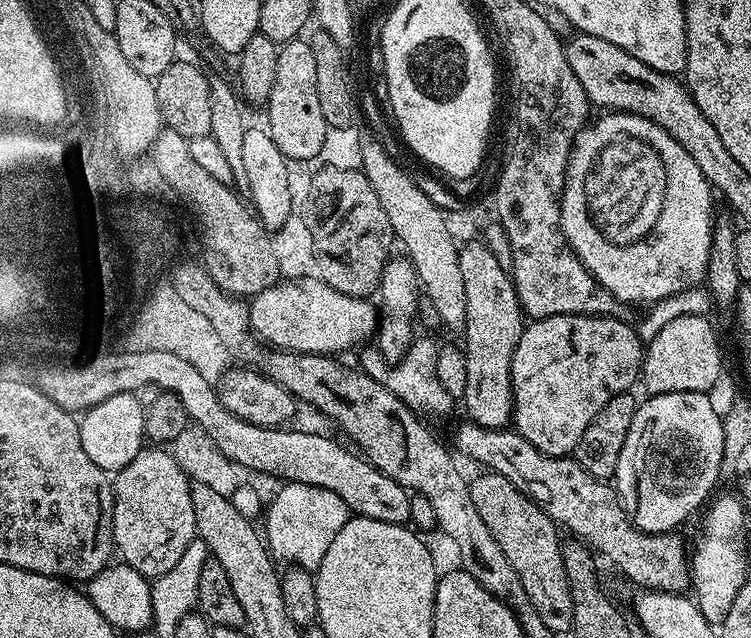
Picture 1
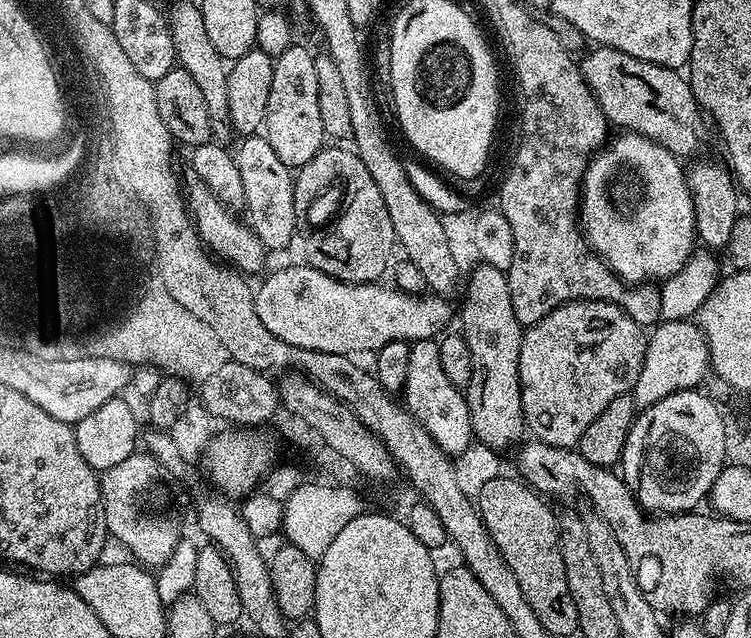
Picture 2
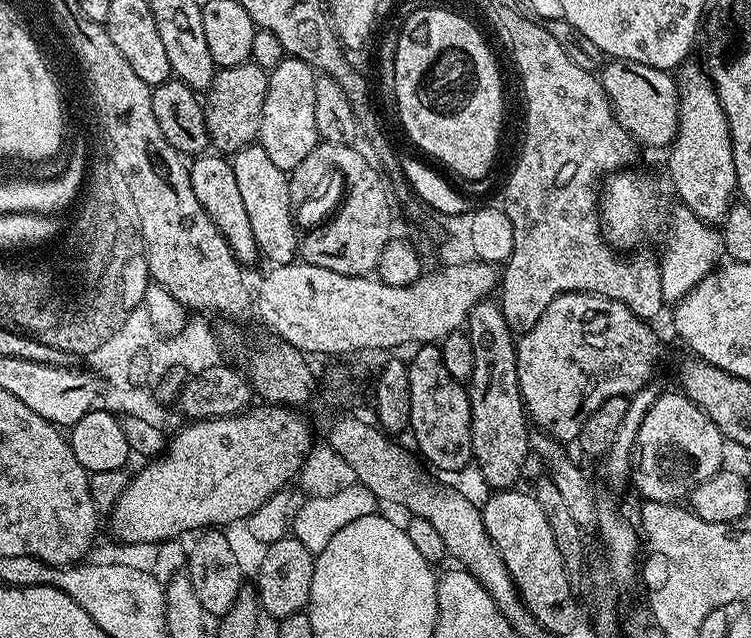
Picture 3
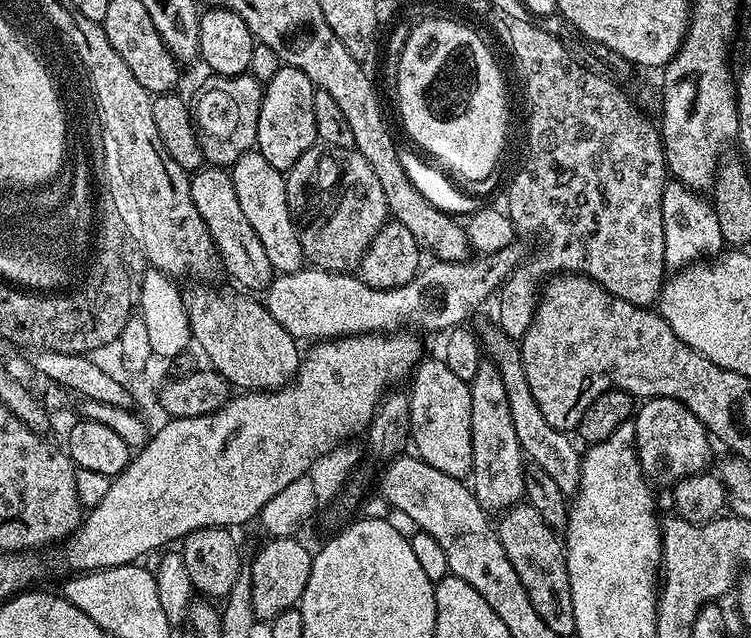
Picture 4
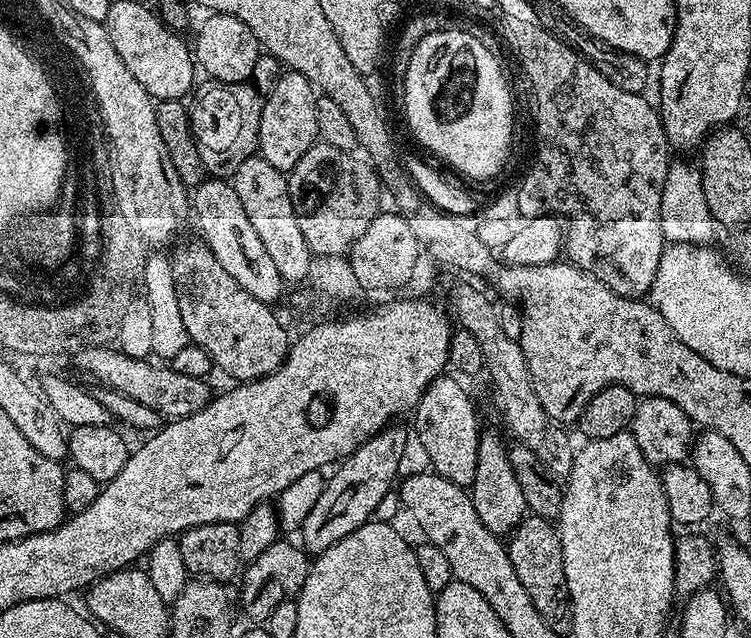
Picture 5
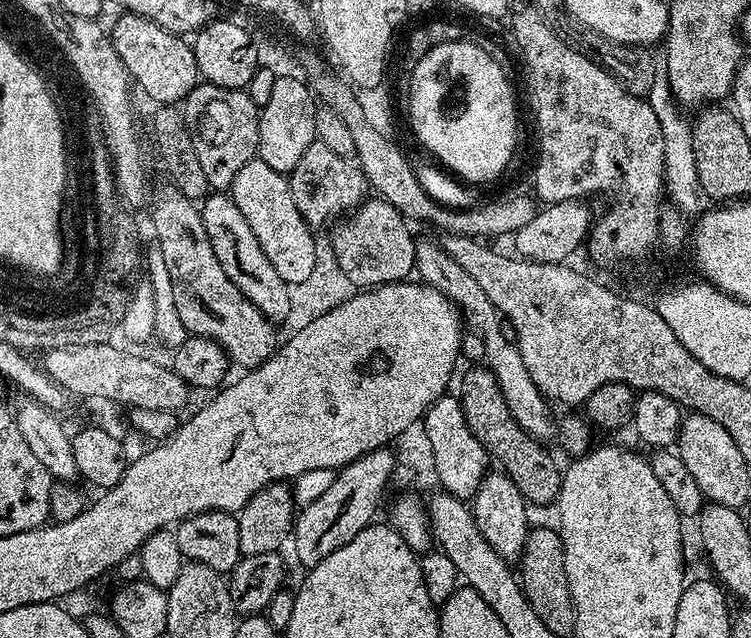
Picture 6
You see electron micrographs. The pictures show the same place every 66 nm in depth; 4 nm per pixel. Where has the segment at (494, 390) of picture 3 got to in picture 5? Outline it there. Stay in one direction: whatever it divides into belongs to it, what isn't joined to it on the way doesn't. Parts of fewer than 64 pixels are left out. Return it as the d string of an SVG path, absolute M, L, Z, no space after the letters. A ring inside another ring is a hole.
M481 431L476 455L476 469L470 485L470 495L474 502L474 510L478 510L478 518L482 518L482 526L495 536L504 538L520 525L528 512L526 497L522 494L522 486L514 474L512 459L508 456L509 445L496 432Z

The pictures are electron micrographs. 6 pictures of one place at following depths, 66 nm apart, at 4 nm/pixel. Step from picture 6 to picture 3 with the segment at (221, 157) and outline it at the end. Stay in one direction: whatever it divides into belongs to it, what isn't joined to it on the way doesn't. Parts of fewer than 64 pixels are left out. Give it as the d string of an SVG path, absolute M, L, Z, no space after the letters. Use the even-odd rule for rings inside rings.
M253 62L221 68L217 71L216 77L212 80L212 87L207 89L206 103L204 104L204 117L208 127L208 138L211 147L217 153L235 154L259 137L260 123L262 122L262 106L266 102L267 89L268 72L264 71L262 66Z

